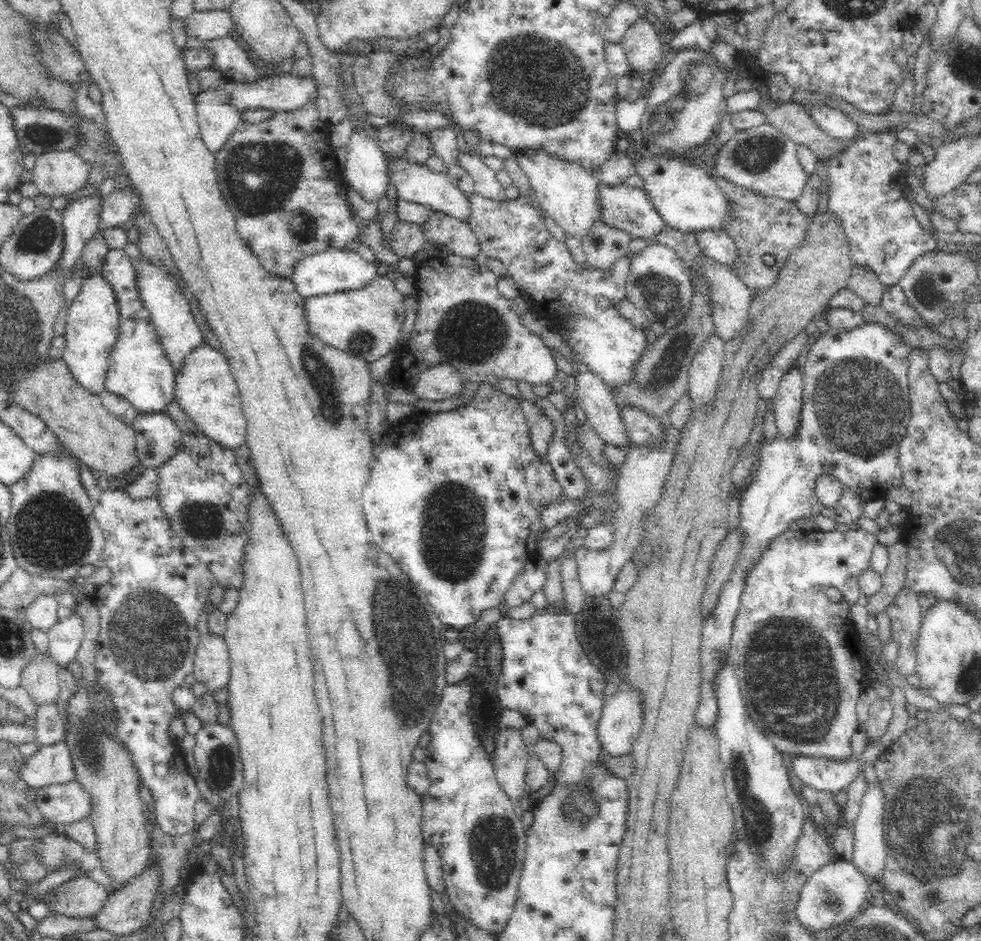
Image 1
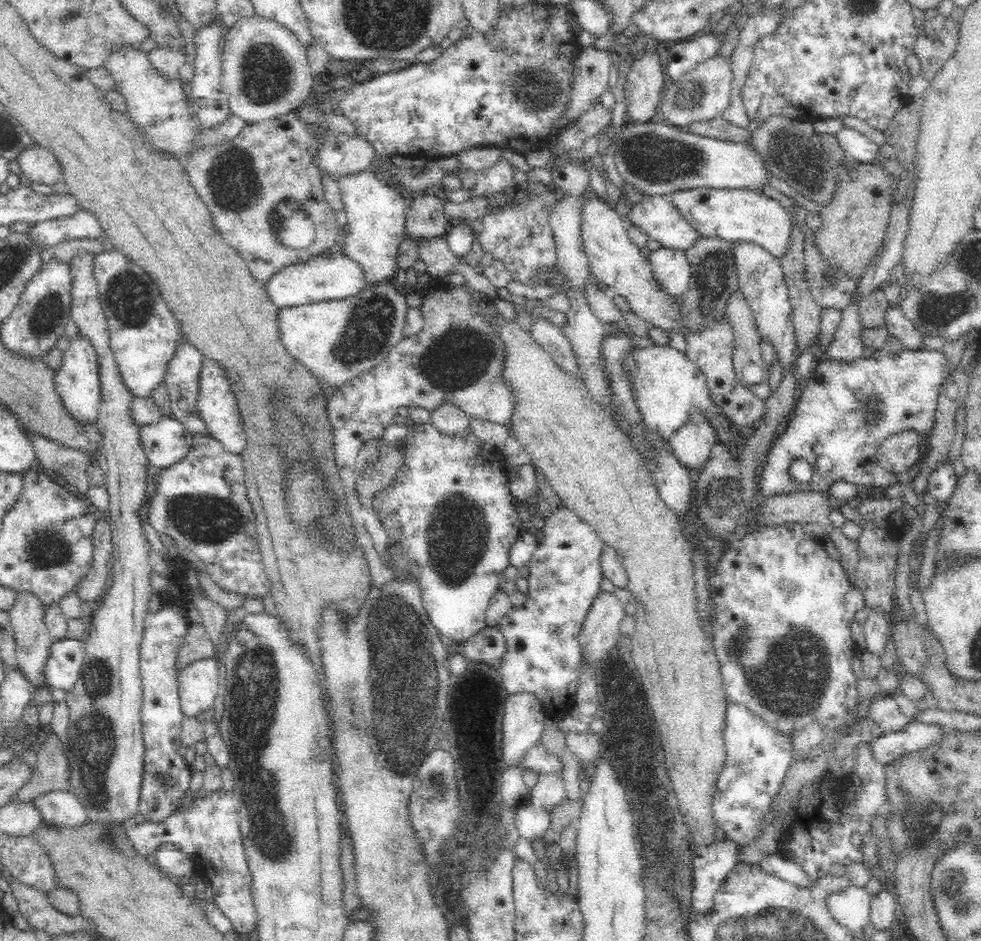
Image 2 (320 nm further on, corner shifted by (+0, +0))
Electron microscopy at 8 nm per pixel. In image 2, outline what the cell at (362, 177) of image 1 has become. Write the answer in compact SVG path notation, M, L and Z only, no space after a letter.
M364 168L337 178L344 210L347 214L348 233L342 251L358 261L366 271L366 285L378 281L395 280L397 252L405 233L406 204L403 195L392 188L375 168Z

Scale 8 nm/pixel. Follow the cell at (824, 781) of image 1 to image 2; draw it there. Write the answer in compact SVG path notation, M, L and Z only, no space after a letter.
M910 721L904 728L883 733L870 740L869 751L872 758L886 767L893 760L927 747L941 737L940 725Z

